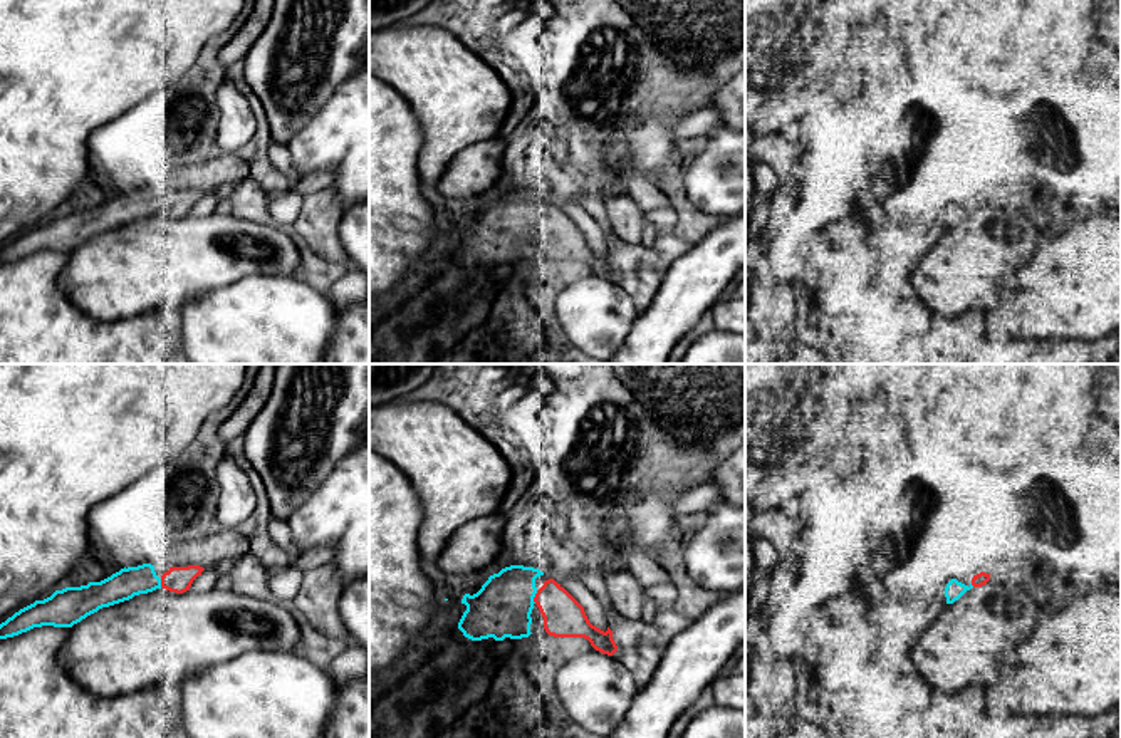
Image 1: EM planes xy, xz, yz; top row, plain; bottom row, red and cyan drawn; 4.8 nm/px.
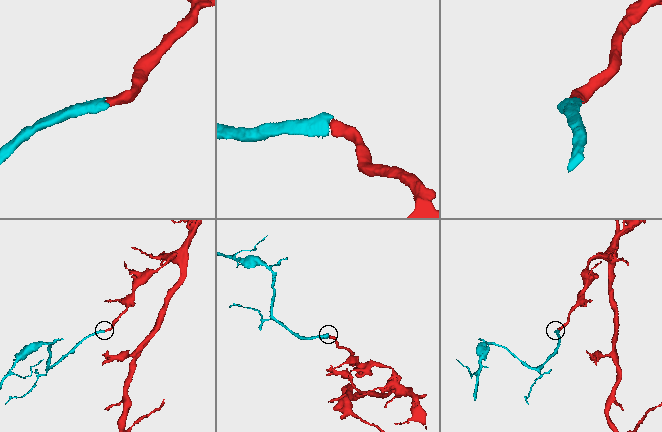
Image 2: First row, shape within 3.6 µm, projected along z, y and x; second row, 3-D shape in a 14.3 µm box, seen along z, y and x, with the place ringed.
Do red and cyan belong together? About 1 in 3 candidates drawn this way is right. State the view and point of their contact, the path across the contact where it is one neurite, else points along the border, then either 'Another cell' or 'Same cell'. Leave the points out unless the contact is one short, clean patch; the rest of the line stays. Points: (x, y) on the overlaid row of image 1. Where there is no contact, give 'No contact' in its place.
Touches red at xz (534, 597). Same cell

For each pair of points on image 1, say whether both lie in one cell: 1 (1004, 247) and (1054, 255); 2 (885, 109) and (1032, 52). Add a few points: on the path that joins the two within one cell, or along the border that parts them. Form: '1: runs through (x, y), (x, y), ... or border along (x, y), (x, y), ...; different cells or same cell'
1: border along (1046, 233), (1039, 249), (1006, 279); different cells
2: runs through (922, 96), (930, 93), (970, 52), (995, 52); same cell

